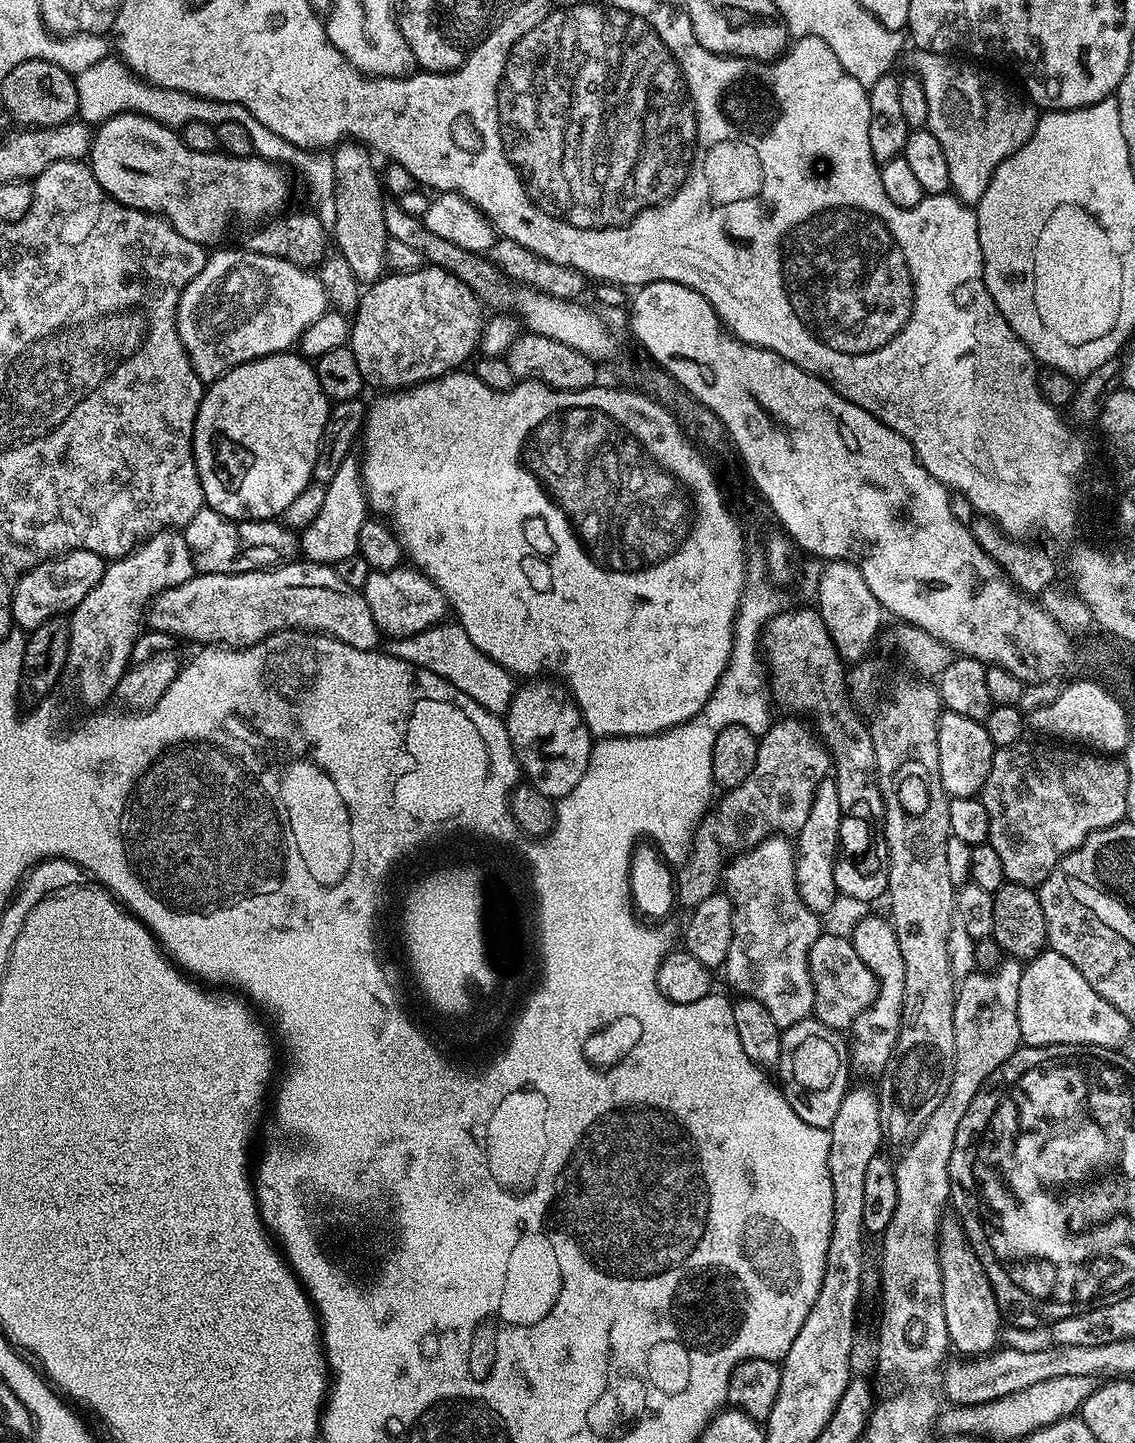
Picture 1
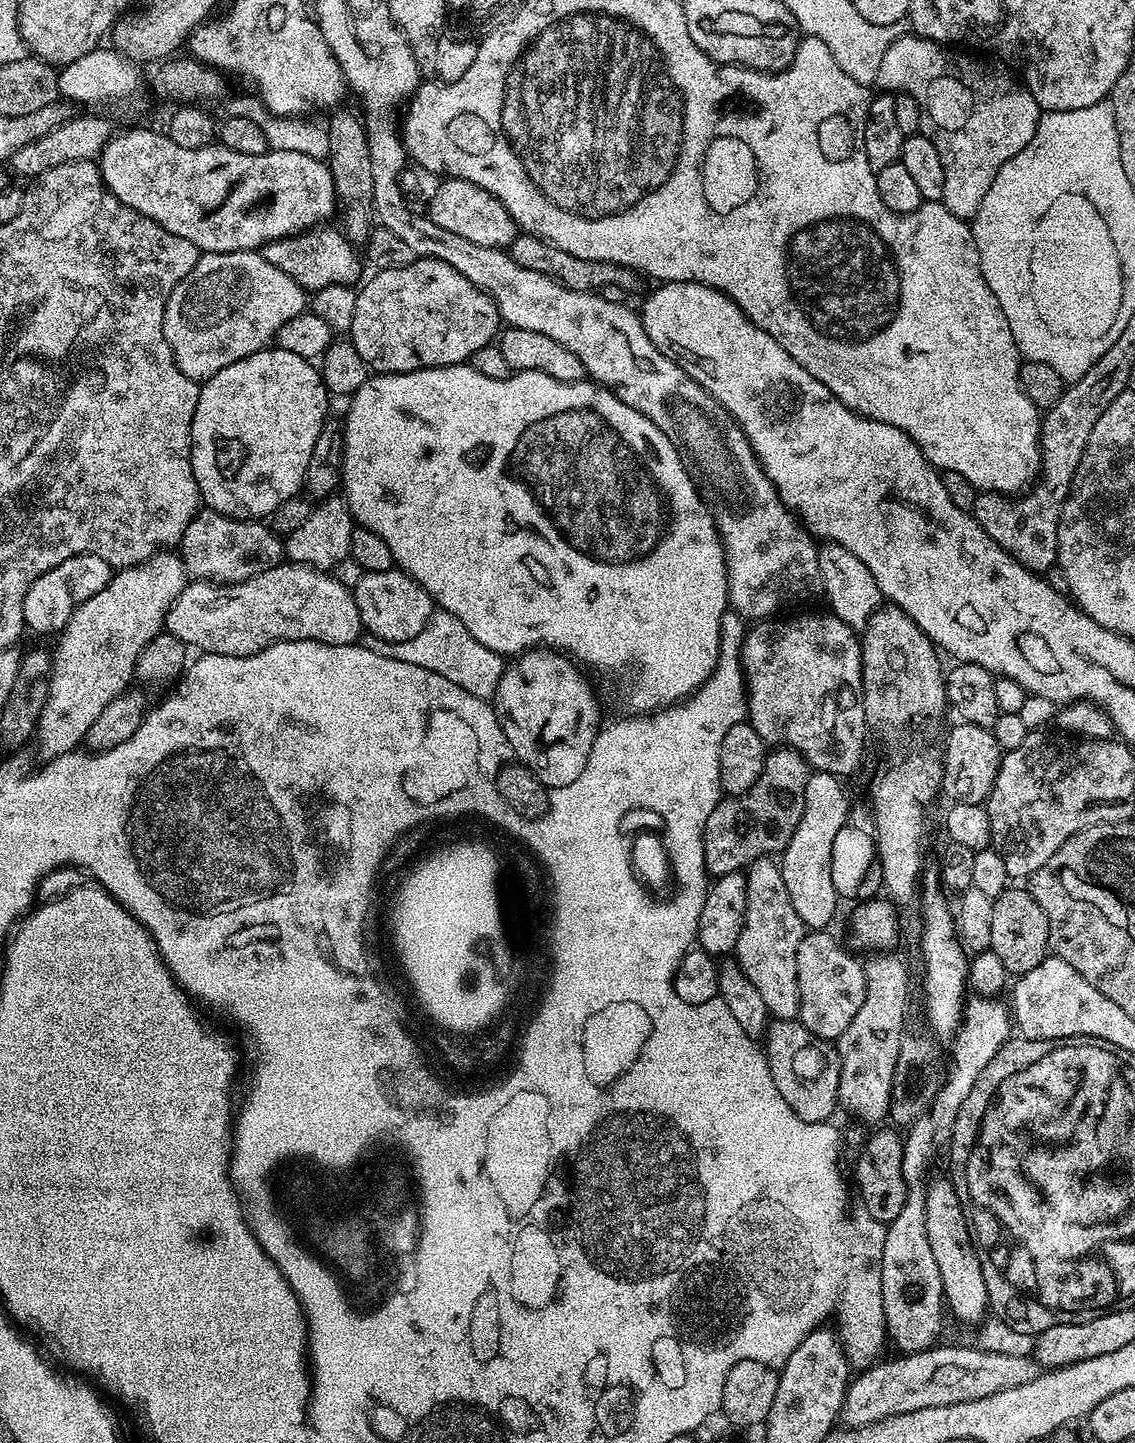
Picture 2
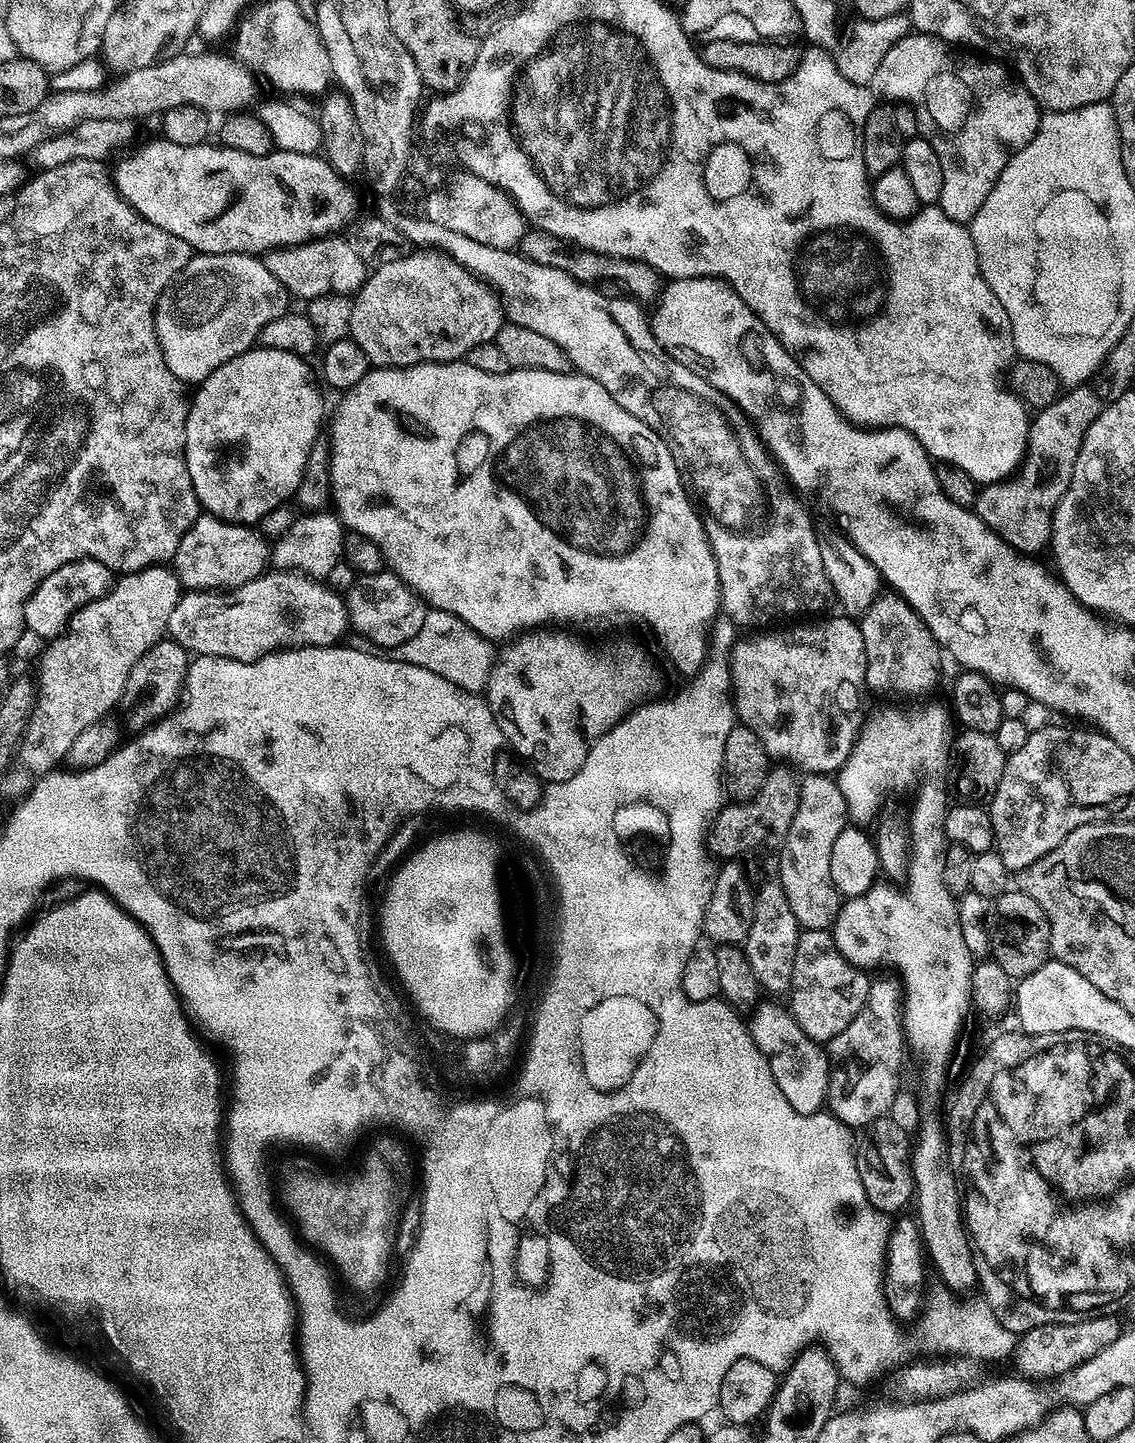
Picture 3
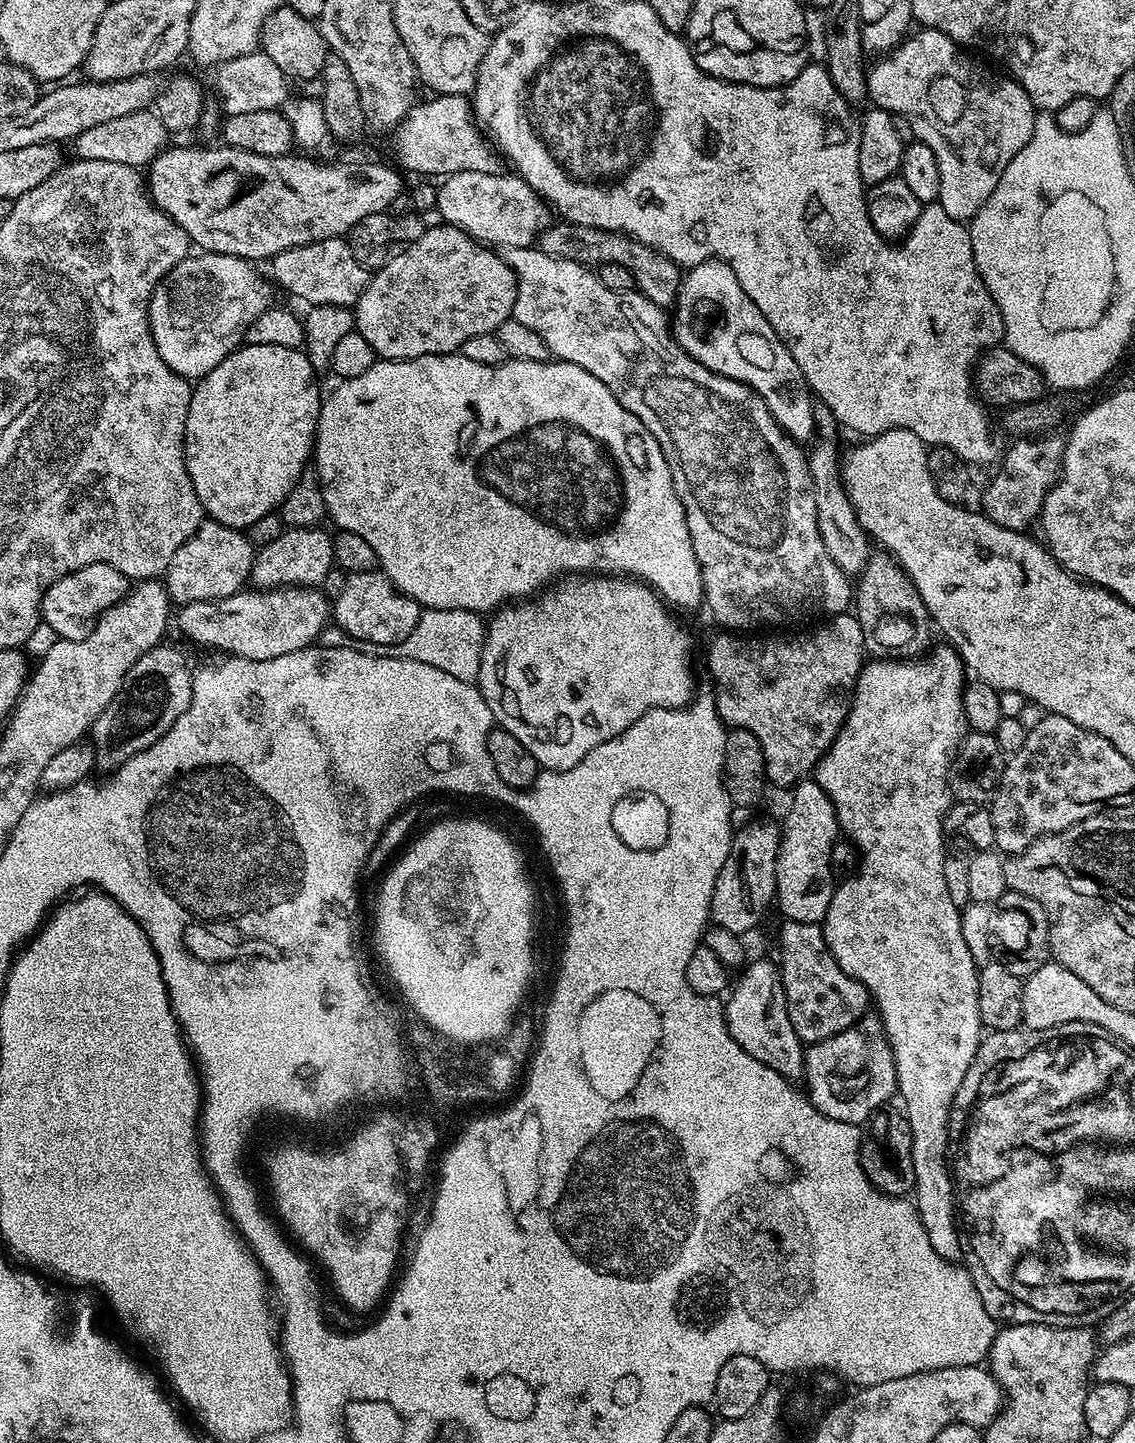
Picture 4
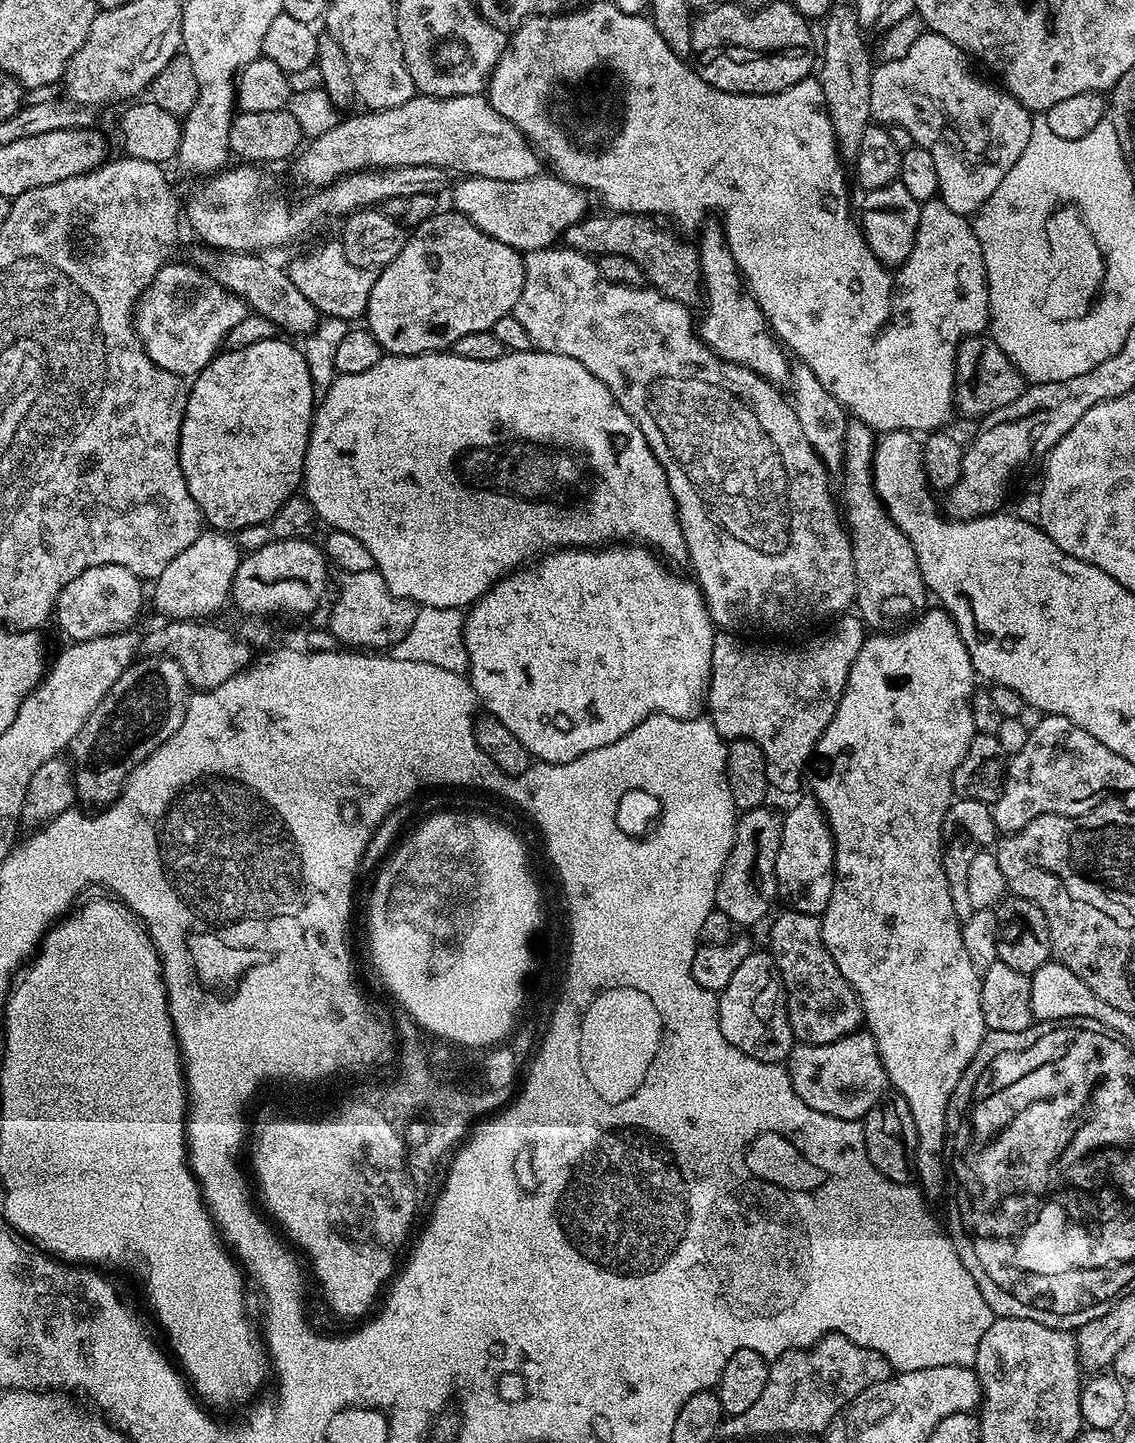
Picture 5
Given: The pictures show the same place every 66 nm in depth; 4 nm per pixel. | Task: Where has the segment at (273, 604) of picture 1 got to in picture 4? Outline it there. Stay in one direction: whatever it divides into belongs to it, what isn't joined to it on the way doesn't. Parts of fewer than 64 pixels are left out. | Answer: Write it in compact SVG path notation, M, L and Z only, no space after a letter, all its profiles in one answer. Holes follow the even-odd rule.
M289 586L248 591L218 601L185 604L175 613L175 627L180 627L186 639L224 652L220 654L265 660L315 645L320 631L330 624L330 601L320 590Z

